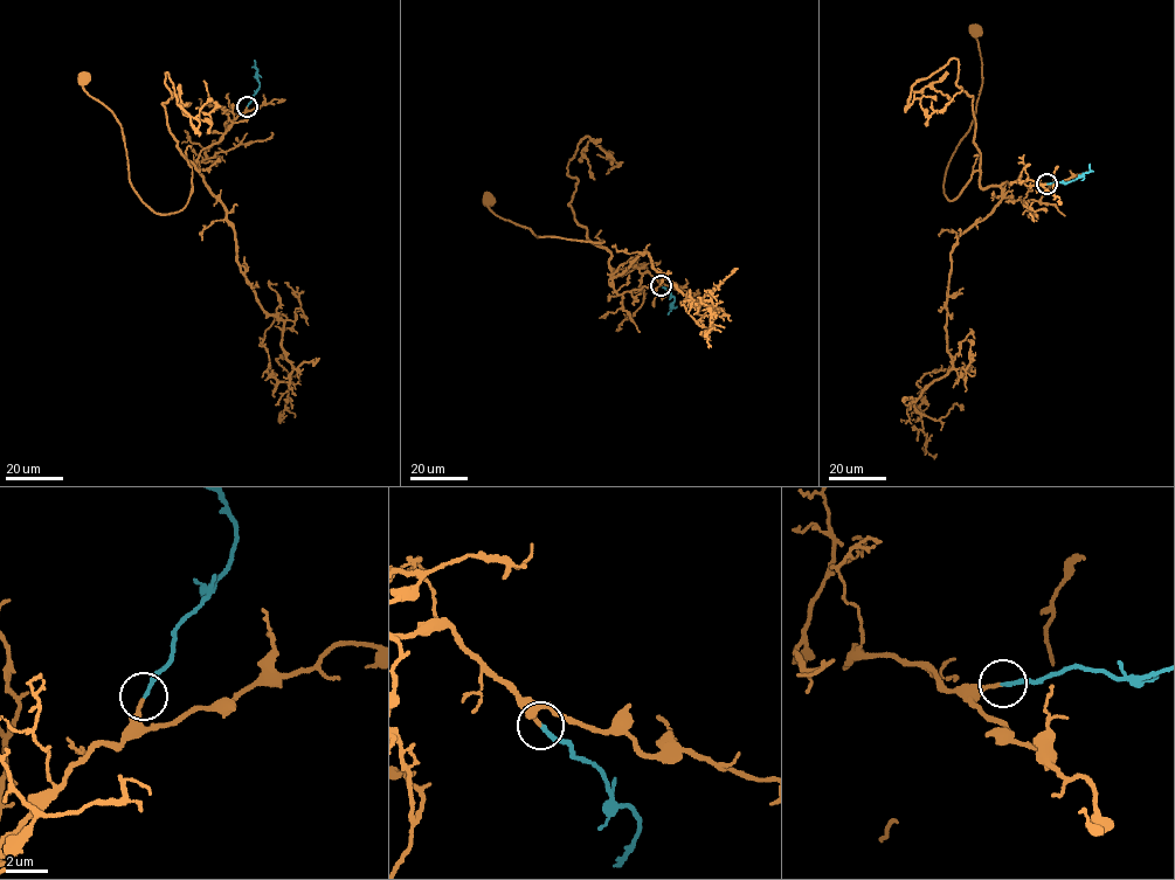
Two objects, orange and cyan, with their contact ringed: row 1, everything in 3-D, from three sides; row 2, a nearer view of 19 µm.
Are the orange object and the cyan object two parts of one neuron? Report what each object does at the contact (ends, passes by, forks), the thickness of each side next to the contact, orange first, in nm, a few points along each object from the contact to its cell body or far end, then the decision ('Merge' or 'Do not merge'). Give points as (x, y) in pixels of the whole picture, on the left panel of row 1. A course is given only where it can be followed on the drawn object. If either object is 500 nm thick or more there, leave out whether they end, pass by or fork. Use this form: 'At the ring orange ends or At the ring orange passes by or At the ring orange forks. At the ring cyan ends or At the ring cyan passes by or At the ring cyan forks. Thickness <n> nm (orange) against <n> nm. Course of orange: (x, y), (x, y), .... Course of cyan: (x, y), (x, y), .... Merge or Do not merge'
At the ring orange ends. At the ring cyan ends. Thickness 170 nm (orange) against 190 nm. Course of orange: (247, 106), (204, 149), (199, 171), (188, 161), (181, 209), (159, 214), (130, 182), (122, 130), (83, 77). Course of cyan: (247, 106), (260, 84), (254, 60). Merge

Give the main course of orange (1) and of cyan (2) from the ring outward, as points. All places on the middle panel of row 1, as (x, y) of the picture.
1: (661, 285), (637, 267), (609, 267), (612, 254), (599, 244), (603, 240), (536, 237), (496, 215), (488, 199)
2: (661, 285), (674, 297), (672, 309), (669, 306)

